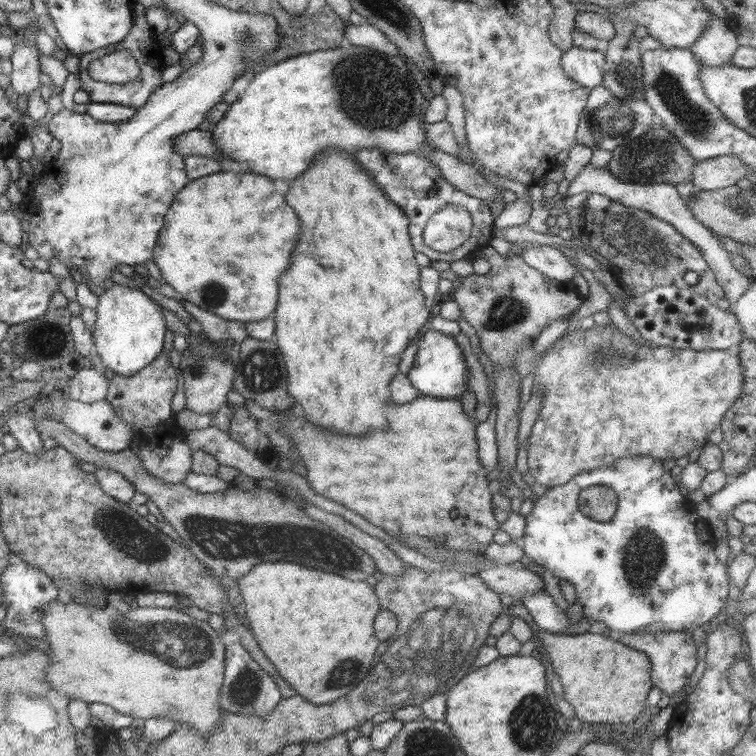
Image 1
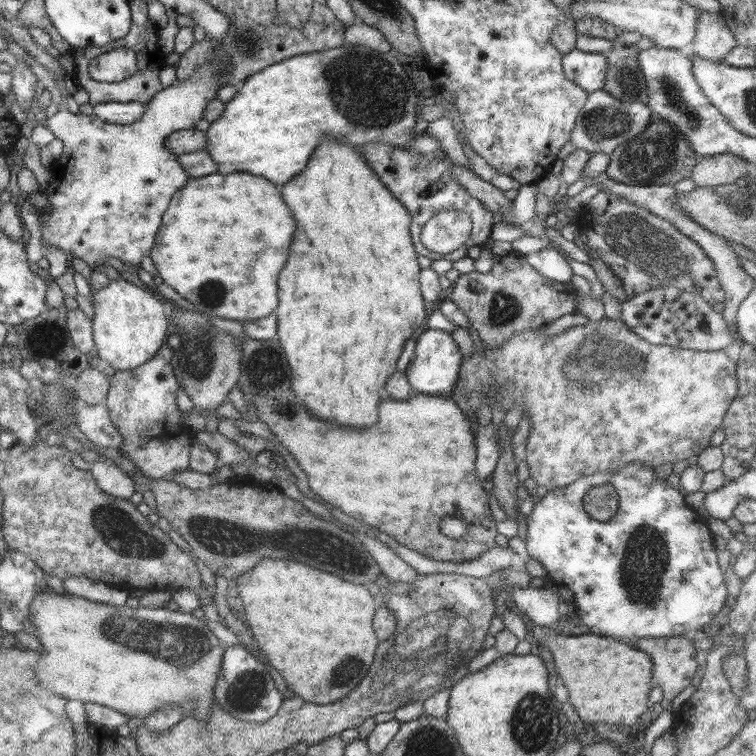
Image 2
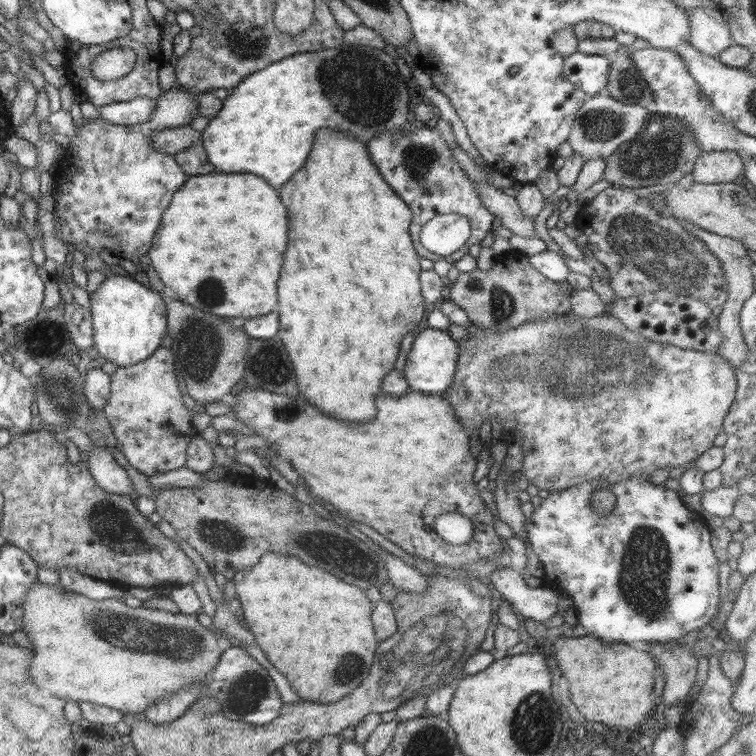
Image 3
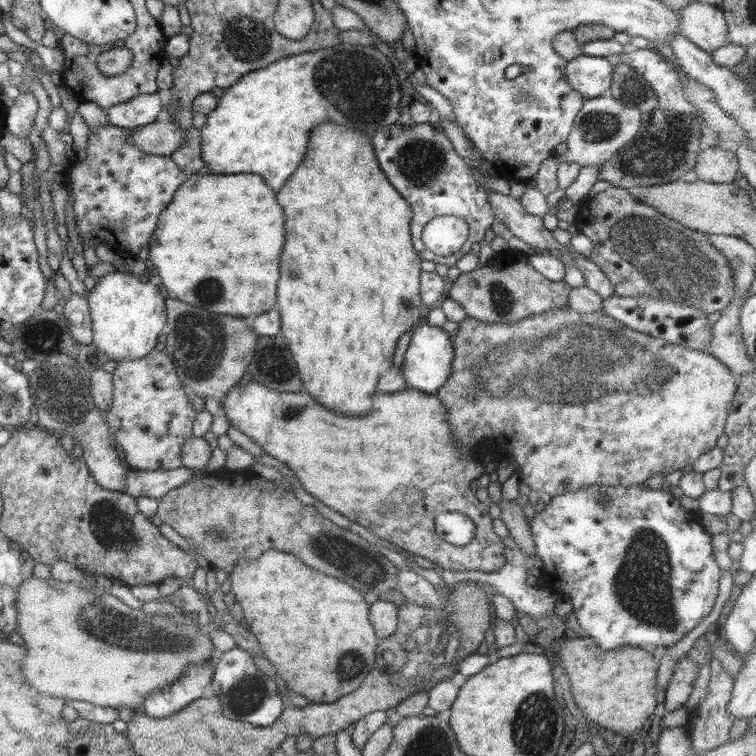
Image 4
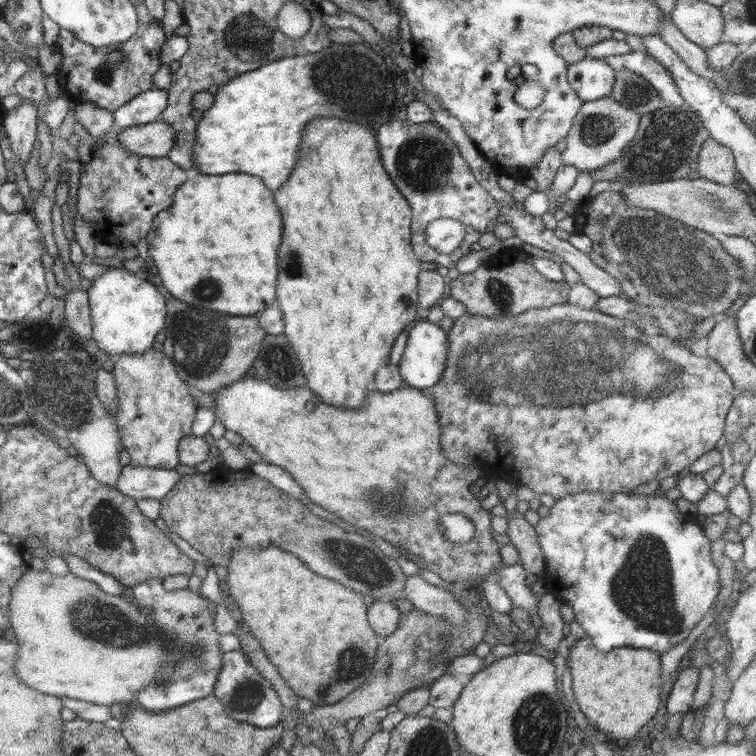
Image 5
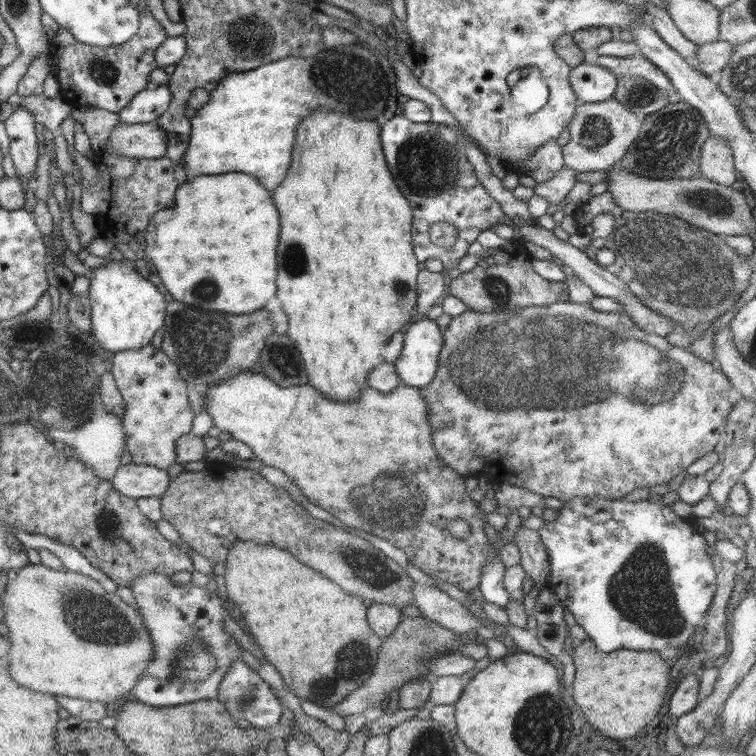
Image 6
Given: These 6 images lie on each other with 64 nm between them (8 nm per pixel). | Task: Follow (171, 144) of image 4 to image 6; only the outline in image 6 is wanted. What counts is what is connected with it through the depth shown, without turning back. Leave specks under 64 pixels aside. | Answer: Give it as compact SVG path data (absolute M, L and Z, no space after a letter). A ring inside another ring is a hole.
M155 122L121 124L107 136L106 150L113 155L158 159L167 148L167 133Z

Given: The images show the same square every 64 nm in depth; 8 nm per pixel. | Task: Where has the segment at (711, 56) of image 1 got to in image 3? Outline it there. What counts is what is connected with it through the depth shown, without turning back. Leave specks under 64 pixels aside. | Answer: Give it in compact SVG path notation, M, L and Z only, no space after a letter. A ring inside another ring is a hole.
M691 8L688 44L705 56L717 57L734 42L718 8Z

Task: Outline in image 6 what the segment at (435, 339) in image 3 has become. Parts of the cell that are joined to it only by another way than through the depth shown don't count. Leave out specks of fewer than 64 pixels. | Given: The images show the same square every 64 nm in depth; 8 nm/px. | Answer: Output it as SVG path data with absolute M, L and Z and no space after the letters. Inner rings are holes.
M423 318L415 321L414 324L411 323L407 331L404 332L401 352L392 364L402 384L418 389L427 386L427 383L431 382L435 376L437 358L439 358L441 348L443 348L442 331L435 321Z

